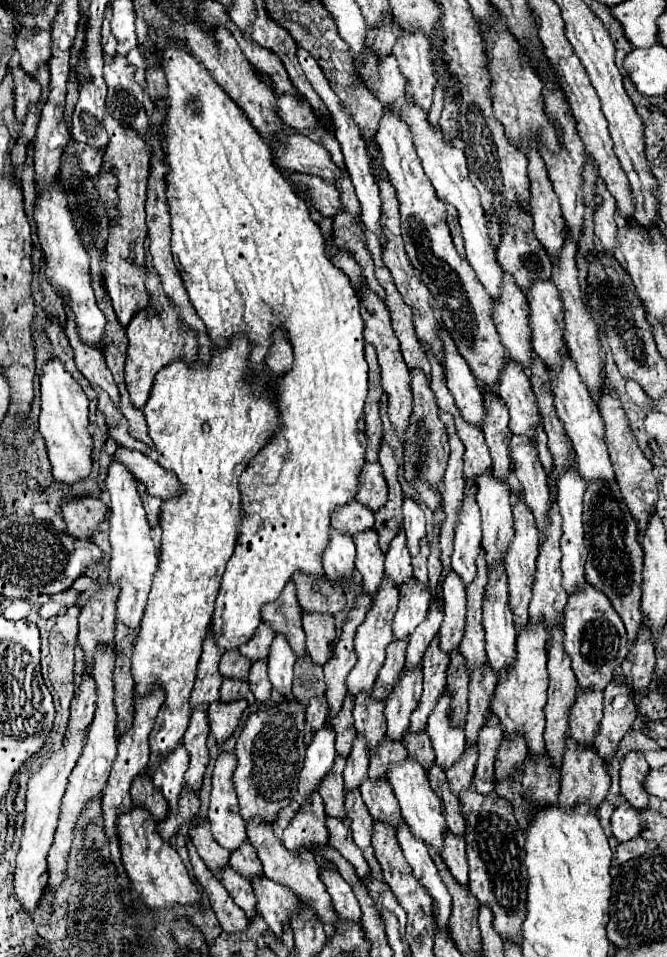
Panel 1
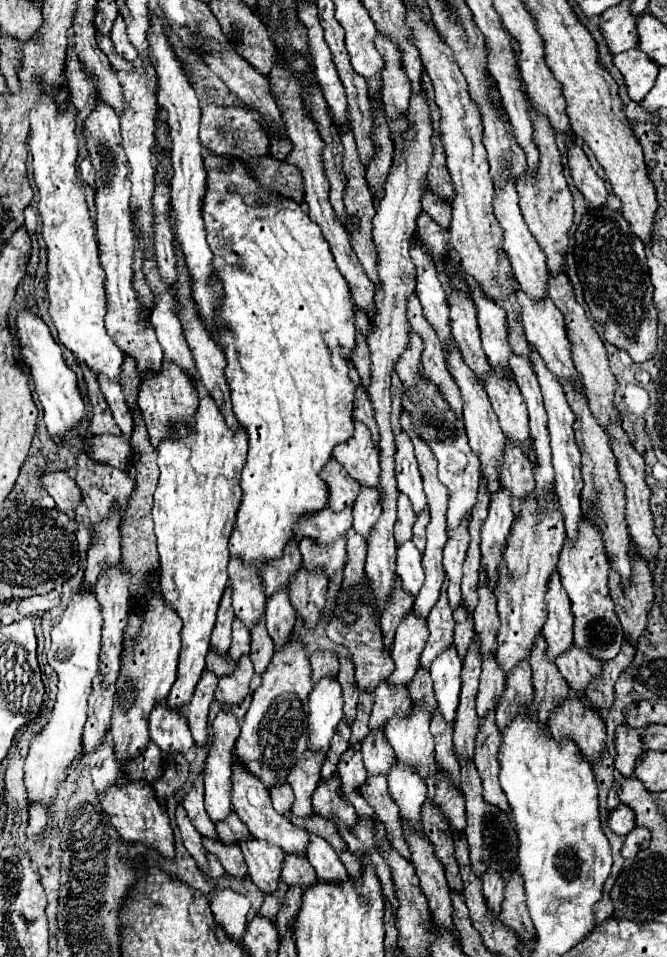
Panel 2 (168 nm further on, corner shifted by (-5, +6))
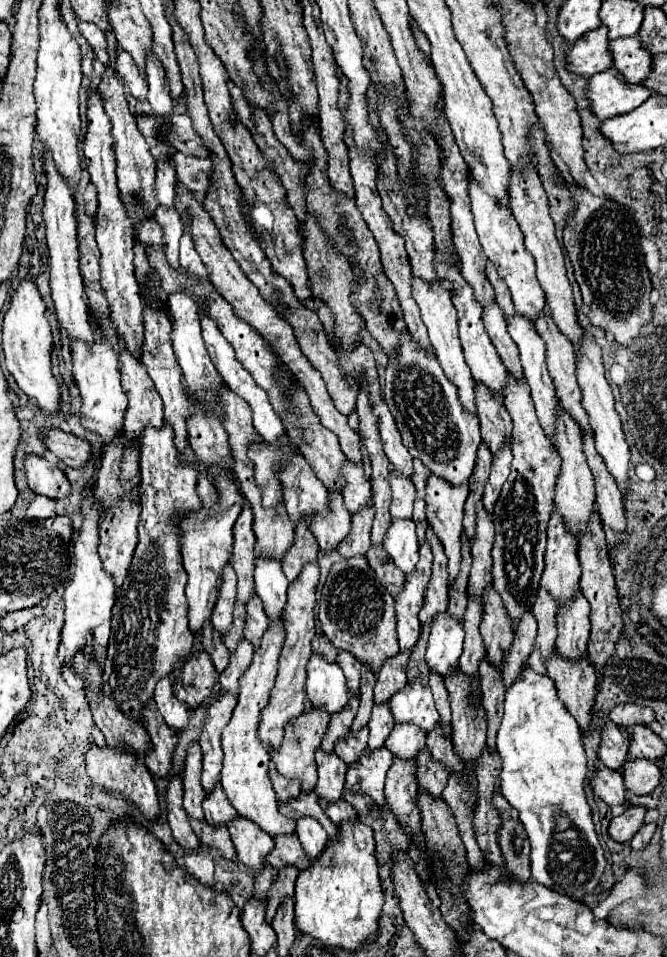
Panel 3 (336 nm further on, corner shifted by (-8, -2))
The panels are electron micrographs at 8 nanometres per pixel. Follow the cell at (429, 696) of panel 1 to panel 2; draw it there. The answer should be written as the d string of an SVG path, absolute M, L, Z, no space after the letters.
M443 577L443 593L439 595L435 609L431 609L431 613L427 617L429 637L427 637L427 645L423 649L423 657L421 657L423 667L429 669L431 661L451 645L453 625L455 625L453 623L453 611L451 611L449 601L447 601L447 579Z

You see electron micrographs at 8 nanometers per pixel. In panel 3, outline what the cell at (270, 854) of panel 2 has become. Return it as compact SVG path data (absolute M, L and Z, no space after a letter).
M242 817L230 821L228 831L238 853L238 861L254 873L260 873L266 865L266 857L274 851L274 839L268 833L262 833L258 825L252 825L252 821Z

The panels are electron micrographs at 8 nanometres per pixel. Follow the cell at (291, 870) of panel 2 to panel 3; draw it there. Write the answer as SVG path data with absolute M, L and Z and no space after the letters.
M274 837L274 853L270 853L270 865L276 869L296 867L304 871L310 867L310 859L306 857L298 837Z

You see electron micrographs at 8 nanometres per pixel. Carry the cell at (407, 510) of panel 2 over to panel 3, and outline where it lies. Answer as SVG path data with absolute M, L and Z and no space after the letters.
M394 473L390 475L392 485L392 517L394 519L412 519L412 507L414 507L414 485L408 479L400 479Z

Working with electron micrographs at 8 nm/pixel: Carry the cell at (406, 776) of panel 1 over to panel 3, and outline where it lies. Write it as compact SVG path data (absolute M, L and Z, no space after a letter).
M422 681L408 683L400 693L390 699L390 711L394 715L394 723L410 723L420 727L424 733L430 733L438 725L438 711L434 709L432 691L424 687Z

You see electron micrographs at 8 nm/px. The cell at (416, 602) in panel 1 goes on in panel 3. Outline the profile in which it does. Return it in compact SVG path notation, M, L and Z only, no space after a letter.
M392 521L384 537L384 549L390 553L398 569L402 569L406 575L412 575L418 563L418 539L414 521Z

